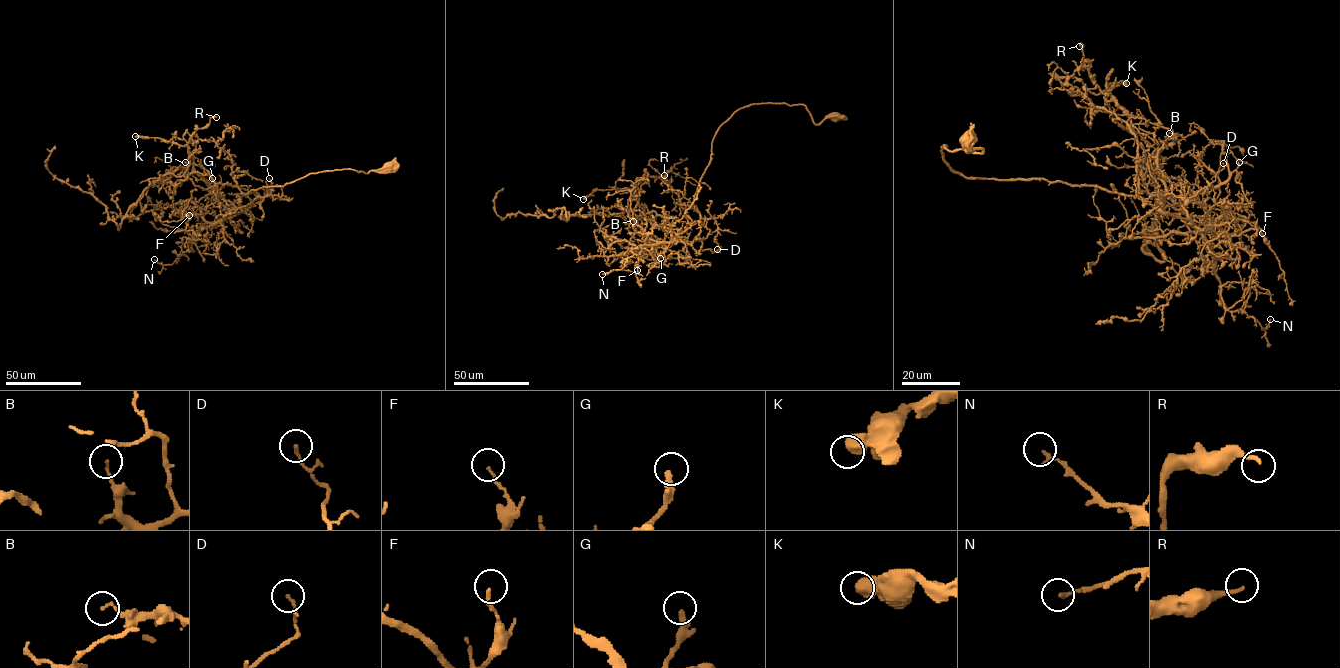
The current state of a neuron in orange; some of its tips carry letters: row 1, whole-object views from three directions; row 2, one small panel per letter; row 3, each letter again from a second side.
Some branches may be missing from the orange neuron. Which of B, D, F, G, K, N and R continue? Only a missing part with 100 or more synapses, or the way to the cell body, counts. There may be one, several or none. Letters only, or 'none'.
none

